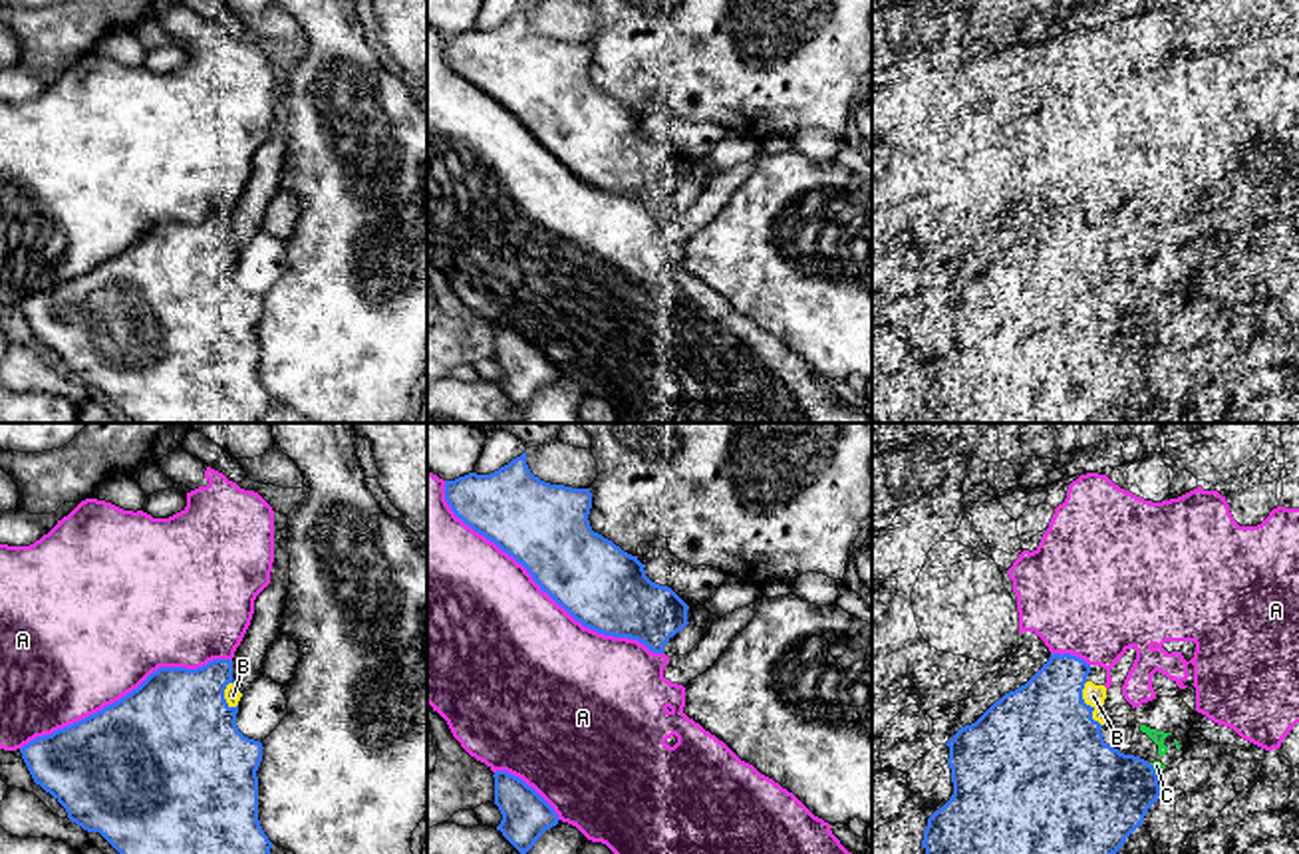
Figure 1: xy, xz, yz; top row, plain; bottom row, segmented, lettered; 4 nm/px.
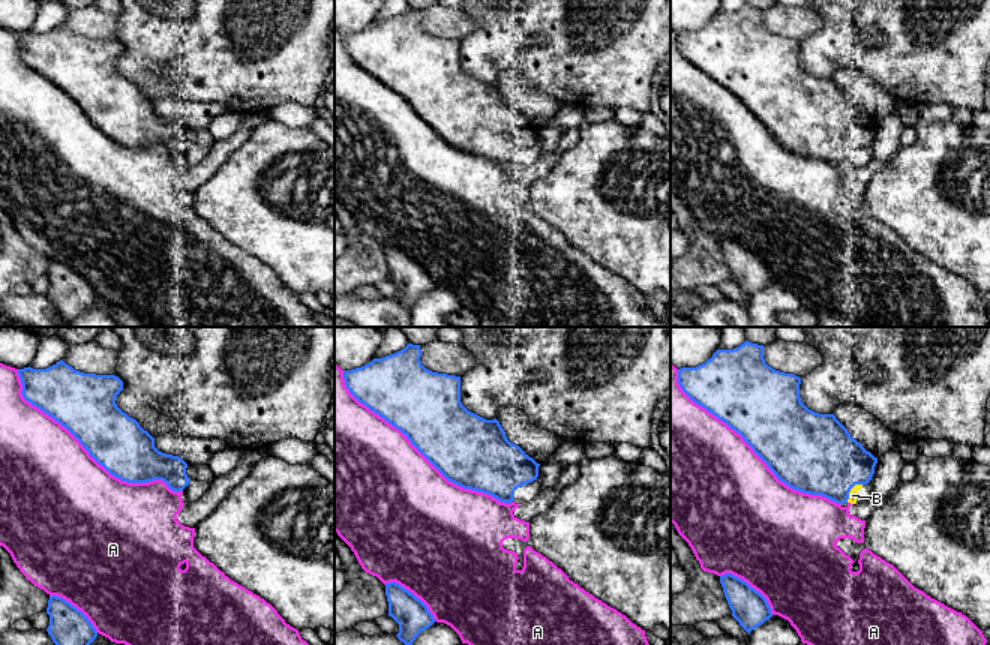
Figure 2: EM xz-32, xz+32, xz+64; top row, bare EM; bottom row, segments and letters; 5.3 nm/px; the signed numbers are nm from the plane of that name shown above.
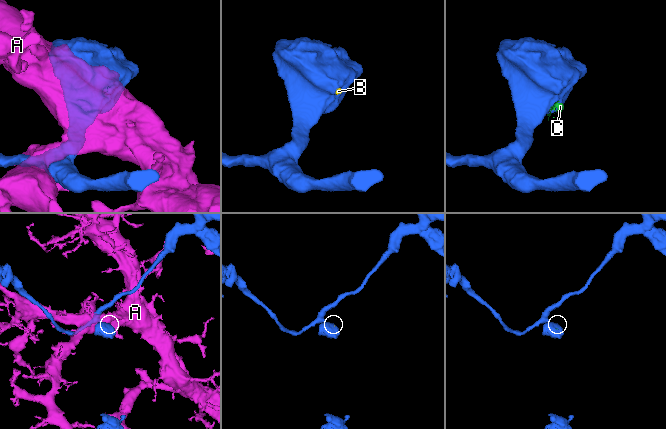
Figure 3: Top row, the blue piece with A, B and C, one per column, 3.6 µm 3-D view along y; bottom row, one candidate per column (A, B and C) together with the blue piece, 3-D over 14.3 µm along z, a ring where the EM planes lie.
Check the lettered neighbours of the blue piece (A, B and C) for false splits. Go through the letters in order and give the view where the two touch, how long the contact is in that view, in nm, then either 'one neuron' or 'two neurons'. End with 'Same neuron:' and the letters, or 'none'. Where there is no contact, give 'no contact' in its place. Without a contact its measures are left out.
A: contact in xz; length 1150 nm; two neurons
B: contact in yz; length 200 nm; one neuron
C: contact in yz; length 60 nm; two neurons
Same neuron: B

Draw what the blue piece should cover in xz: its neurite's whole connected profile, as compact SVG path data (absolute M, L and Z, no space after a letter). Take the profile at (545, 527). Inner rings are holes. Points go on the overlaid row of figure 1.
M526 451L491 475L445 481L445 500L457 518L522 564L540 590L584 628L638 640L663 653L665 643L689 624L689 606L671 588L651 582L638 556L592 530L590 489L540 481L526 465Z

